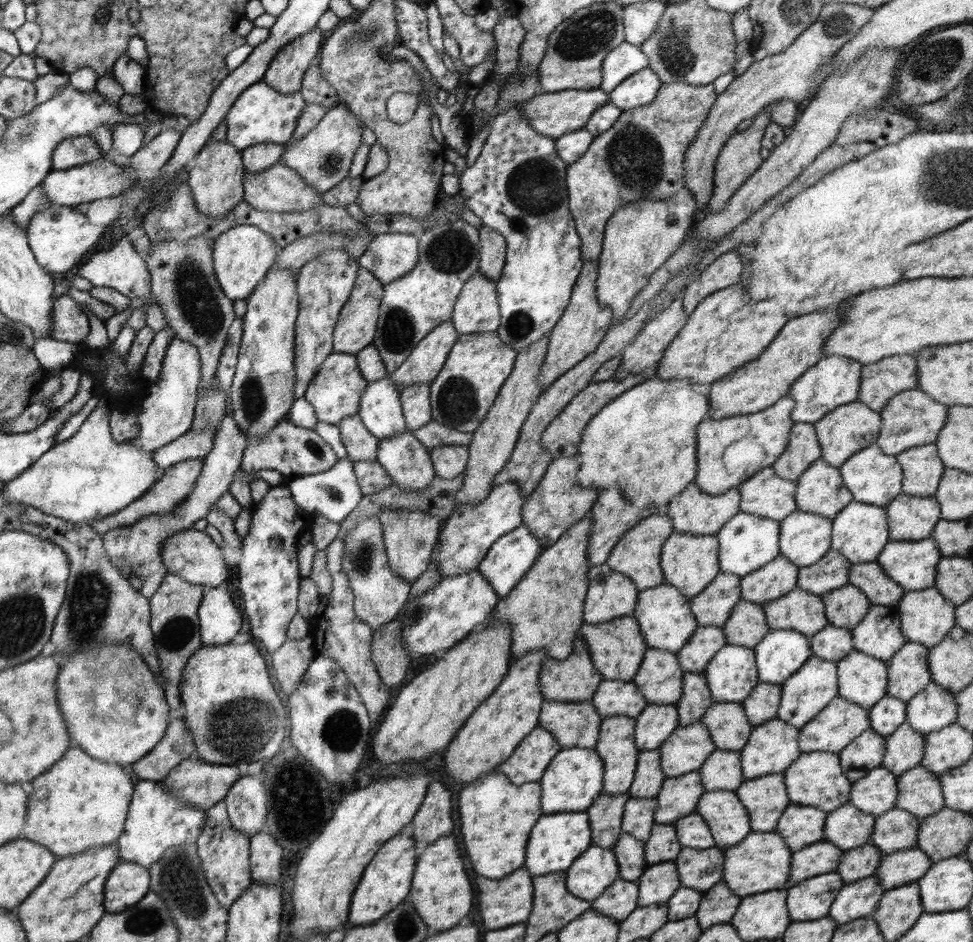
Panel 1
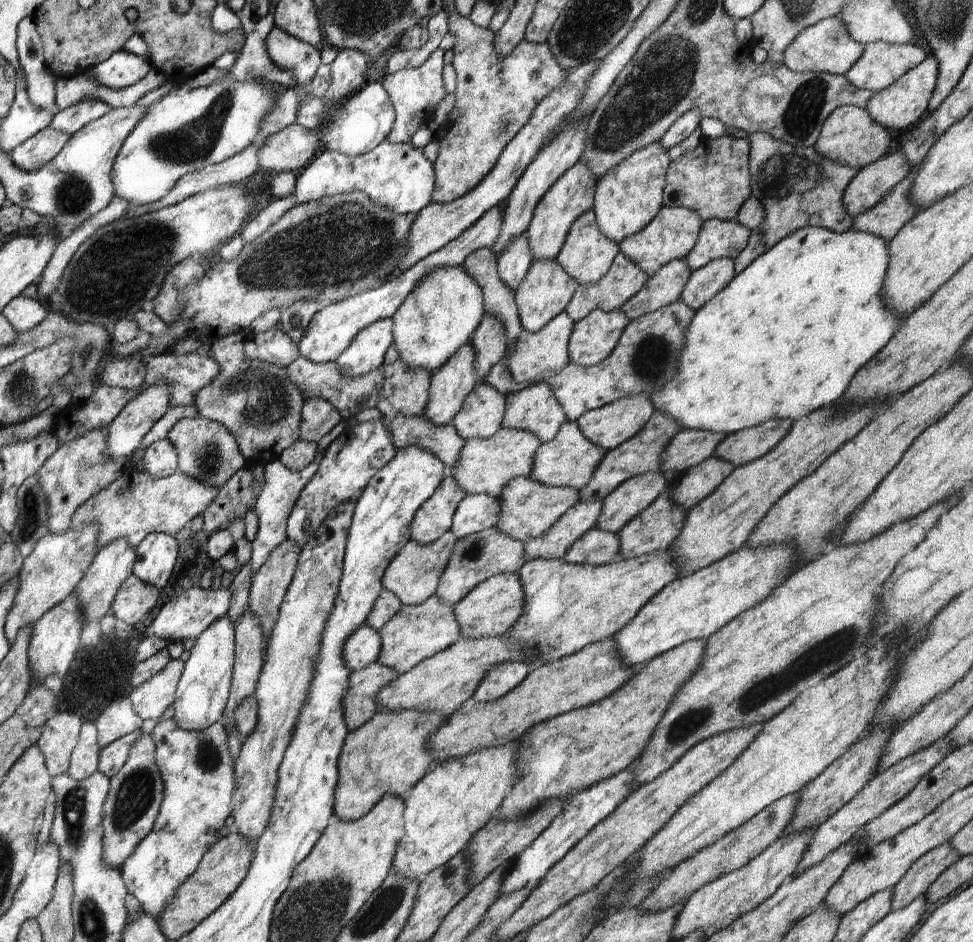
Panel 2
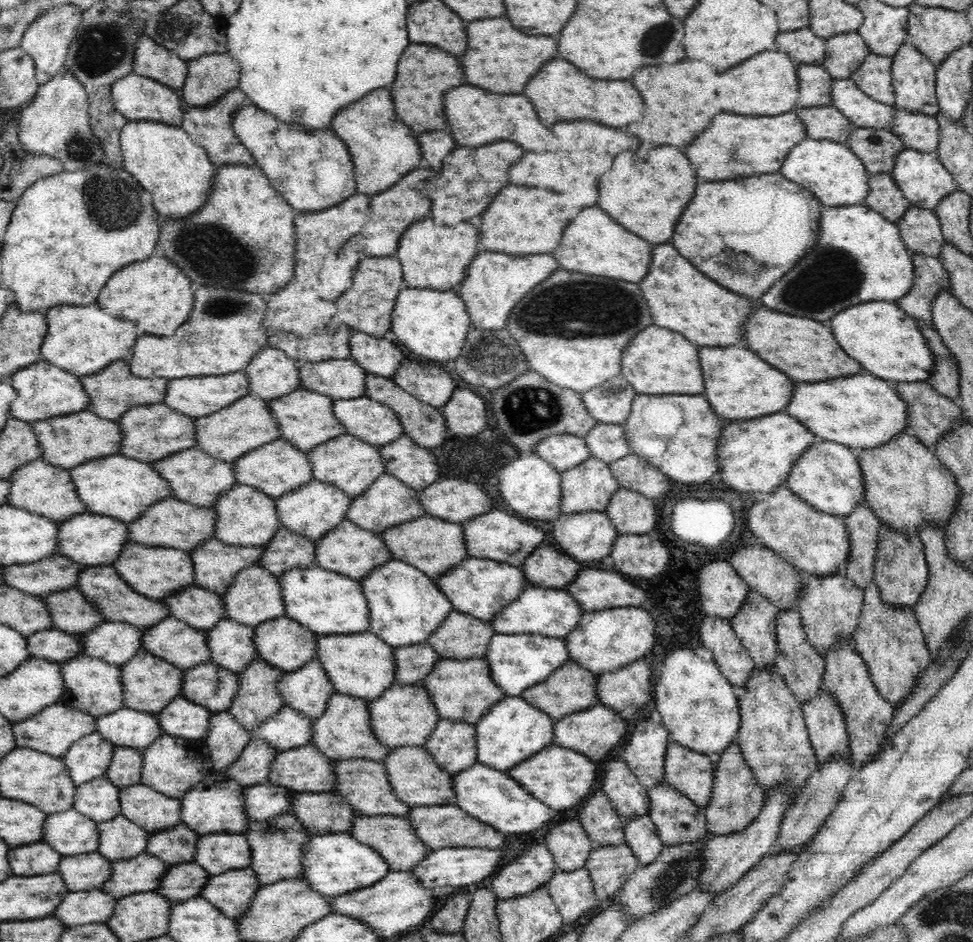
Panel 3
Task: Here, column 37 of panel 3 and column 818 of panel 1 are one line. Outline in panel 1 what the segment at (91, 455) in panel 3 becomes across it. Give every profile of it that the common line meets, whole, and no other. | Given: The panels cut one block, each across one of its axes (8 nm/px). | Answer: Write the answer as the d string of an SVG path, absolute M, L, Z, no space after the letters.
M856 400L848 404L842 404L832 412L825 414L818 422L814 423L814 427L816 427L816 433L818 433L820 447L822 447L821 459L830 466L840 467L850 456L854 456L859 450L876 443L882 428L882 415Z

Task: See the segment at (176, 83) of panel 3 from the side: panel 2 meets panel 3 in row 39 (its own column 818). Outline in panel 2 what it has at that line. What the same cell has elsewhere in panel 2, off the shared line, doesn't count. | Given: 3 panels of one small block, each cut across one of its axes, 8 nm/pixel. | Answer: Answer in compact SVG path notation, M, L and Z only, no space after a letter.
M844 105L836 108L824 122L819 140L812 146L818 154L842 166L861 169L888 154L892 136L886 128L876 124L868 110L857 106Z

